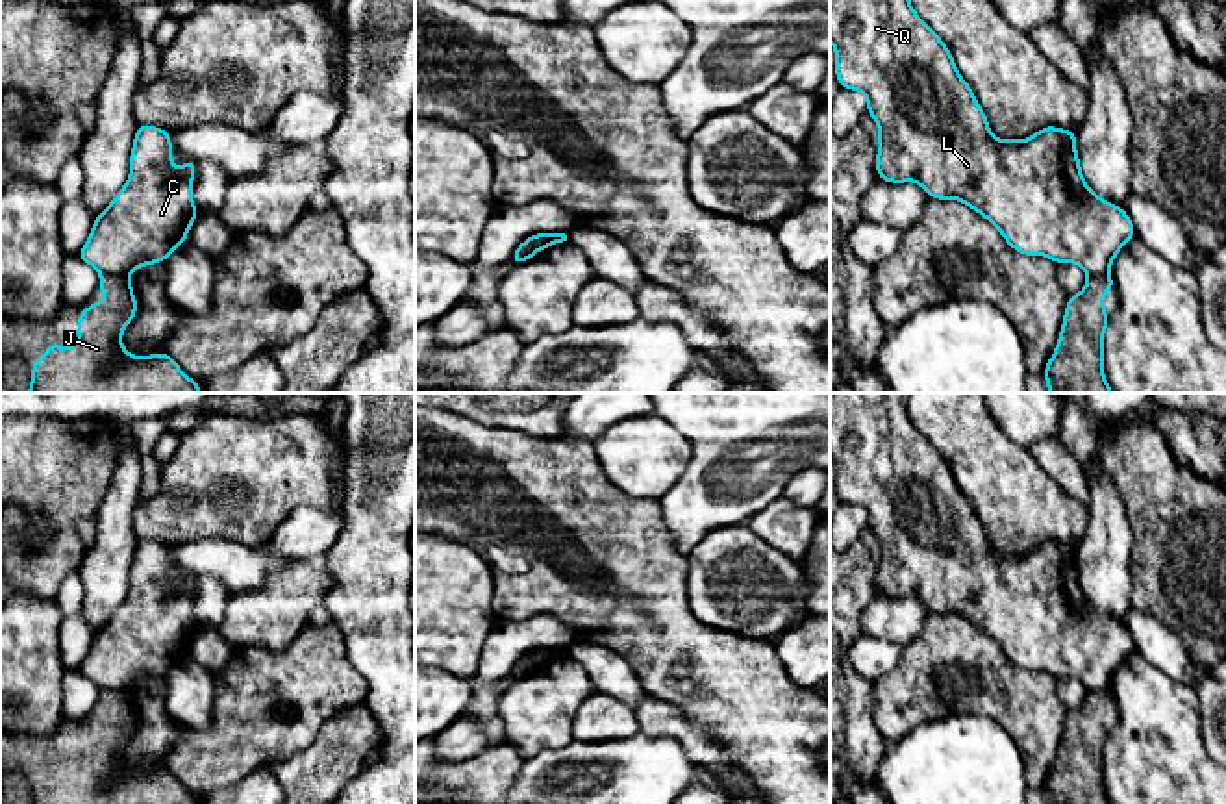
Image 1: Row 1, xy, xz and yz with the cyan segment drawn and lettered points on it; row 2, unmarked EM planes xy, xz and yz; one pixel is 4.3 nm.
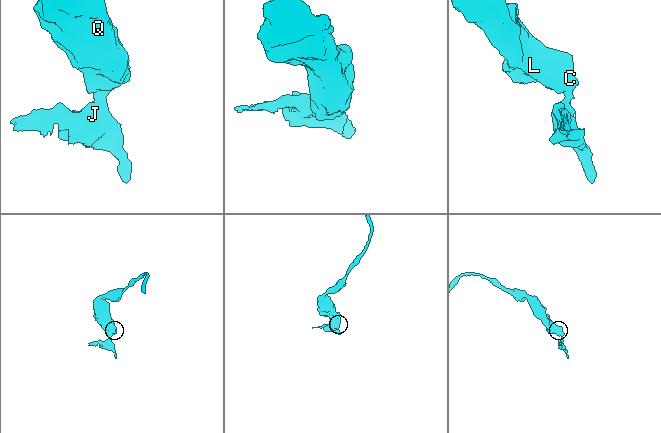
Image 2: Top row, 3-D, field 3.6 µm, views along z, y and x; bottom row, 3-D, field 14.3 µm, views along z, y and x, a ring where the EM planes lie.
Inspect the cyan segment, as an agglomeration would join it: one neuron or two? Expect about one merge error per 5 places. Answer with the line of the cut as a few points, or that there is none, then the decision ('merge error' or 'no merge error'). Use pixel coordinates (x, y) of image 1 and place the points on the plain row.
cut xy (102, 688), (126, 693); merge error

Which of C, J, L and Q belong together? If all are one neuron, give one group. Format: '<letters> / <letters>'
C L Q / J

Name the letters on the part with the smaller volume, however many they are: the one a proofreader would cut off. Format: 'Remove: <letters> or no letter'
Remove: J

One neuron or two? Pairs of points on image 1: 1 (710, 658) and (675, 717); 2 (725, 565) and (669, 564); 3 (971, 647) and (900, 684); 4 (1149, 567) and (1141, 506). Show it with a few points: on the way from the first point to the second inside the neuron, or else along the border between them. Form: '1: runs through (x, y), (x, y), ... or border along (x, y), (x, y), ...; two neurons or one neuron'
1: border along (645, 691), (675, 704), (689, 721), (713, 738); two neurons
2: border along (684, 554), (688, 564), (688, 602), (691, 606); two neurons
3: runs through (954, 654), (930, 660), (917, 673); one neuron
4: runs through (1149, 552), (1149, 521); one neuron

